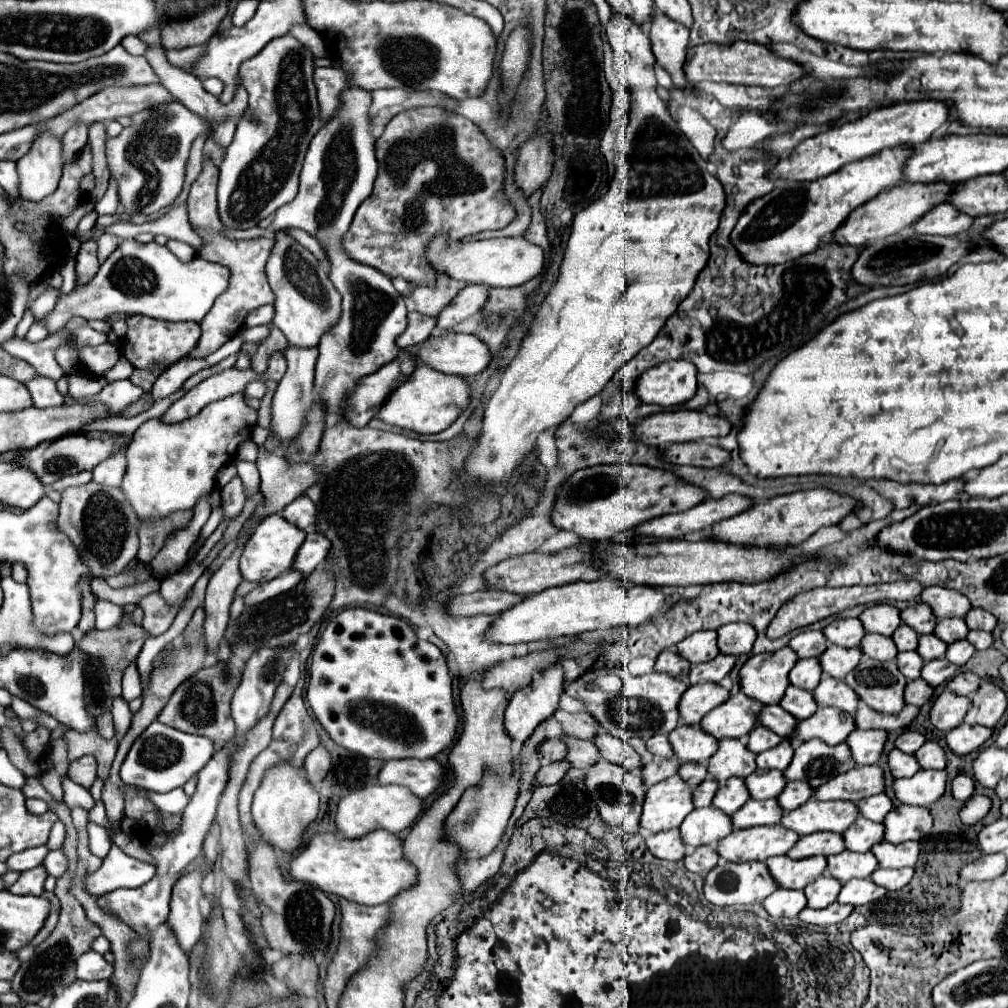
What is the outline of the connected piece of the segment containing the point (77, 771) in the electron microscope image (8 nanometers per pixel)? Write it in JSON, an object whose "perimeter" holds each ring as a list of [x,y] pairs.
{"perimeter":[[[84,755],[76,761],[72,761],[72,777],[74,783],[90,789],[96,779],[96,759],[92,755]]]}

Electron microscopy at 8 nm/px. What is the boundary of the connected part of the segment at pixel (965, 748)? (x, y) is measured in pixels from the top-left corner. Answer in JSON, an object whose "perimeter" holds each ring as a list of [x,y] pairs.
{"perimeter":[[[958,725],[952,731],[946,733],[946,743],[952,753],[956,755],[968,755],[970,751],[976,751],[992,737],[992,729],[982,725]]]}

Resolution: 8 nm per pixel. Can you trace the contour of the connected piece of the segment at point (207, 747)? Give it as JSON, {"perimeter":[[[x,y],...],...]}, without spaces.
{"perimeter":[[[154,721],[132,745],[126,761],[122,763],[120,777],[124,783],[134,785],[138,789],[150,789],[158,793],[172,791],[176,787],[184,787],[188,779],[192,779],[214,755],[214,743],[202,735],[188,735],[160,721]]]}

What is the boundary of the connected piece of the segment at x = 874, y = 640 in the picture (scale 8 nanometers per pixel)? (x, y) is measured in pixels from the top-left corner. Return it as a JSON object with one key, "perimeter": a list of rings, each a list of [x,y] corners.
{"perimeter":[[[866,633],[860,641],[860,649],[864,655],[868,655],[870,659],[876,659],[876,661],[890,661],[896,657],[896,649],[894,649],[894,643],[890,641],[890,637],[878,637],[878,635],[870,635]]]}

